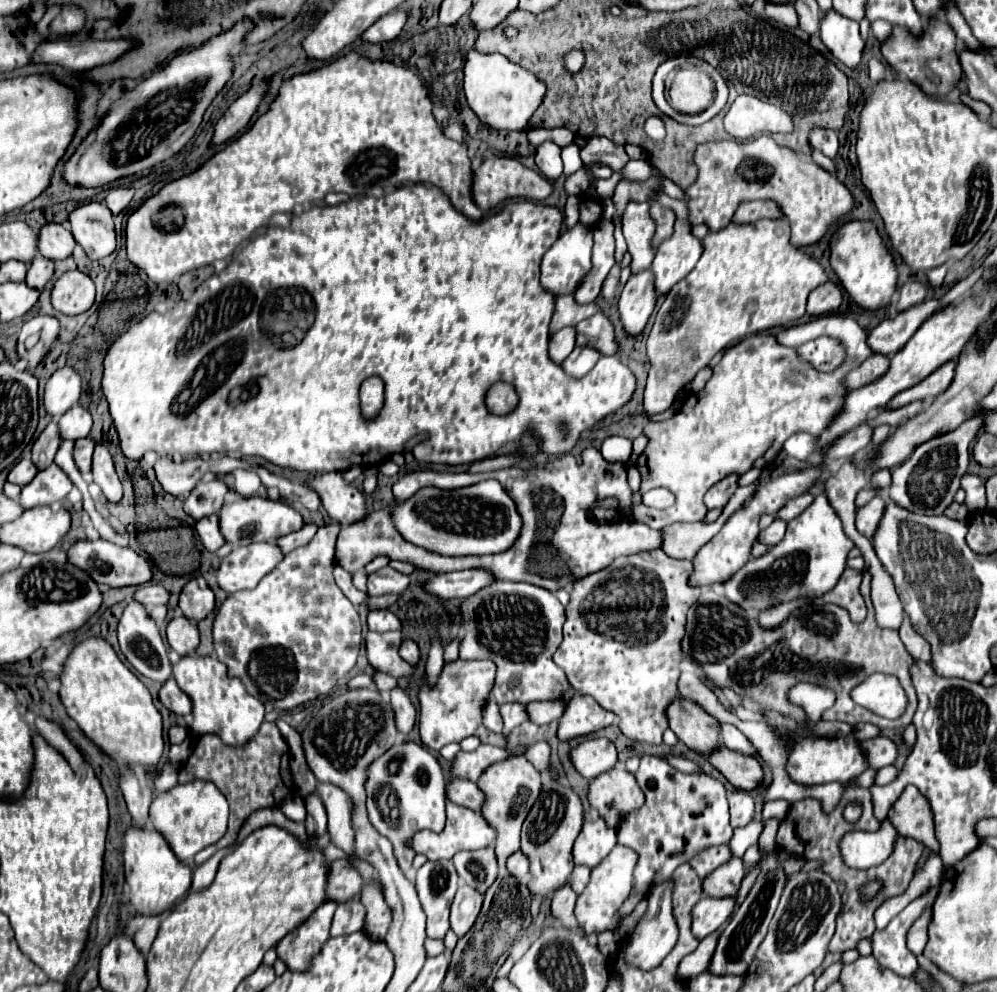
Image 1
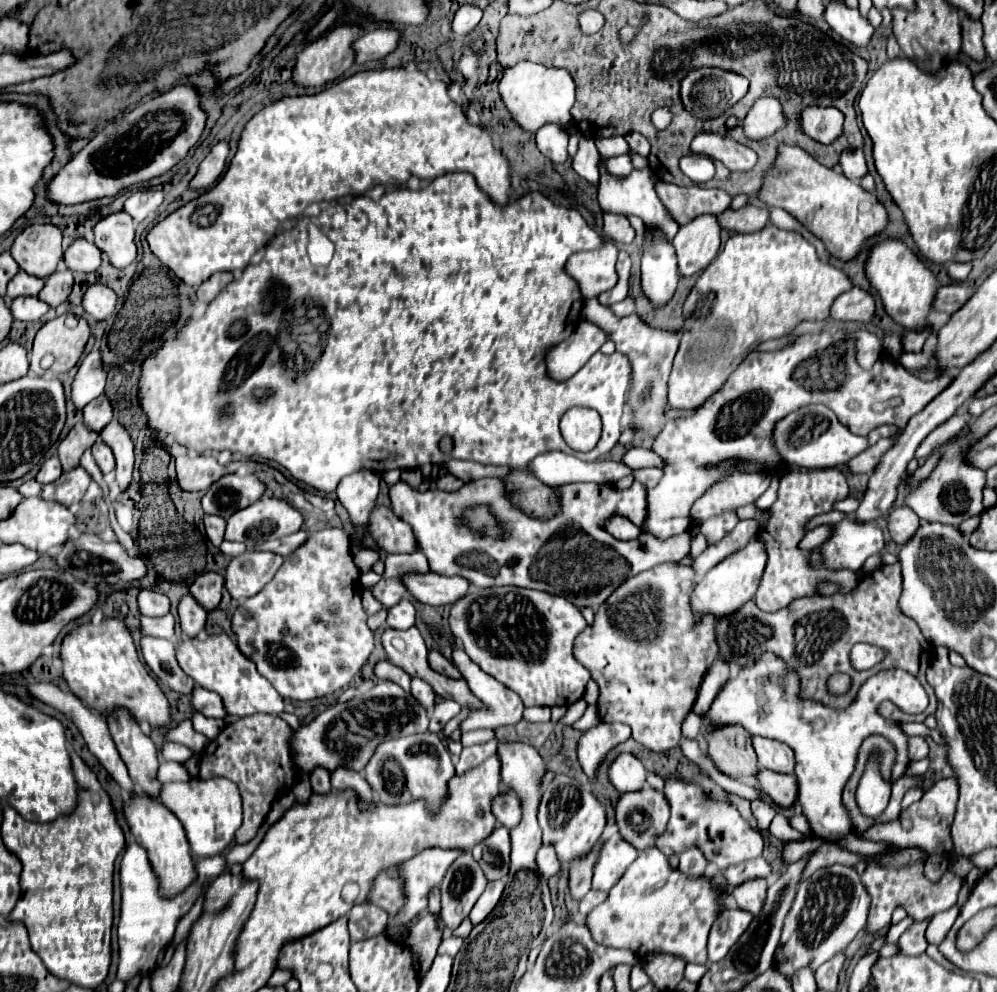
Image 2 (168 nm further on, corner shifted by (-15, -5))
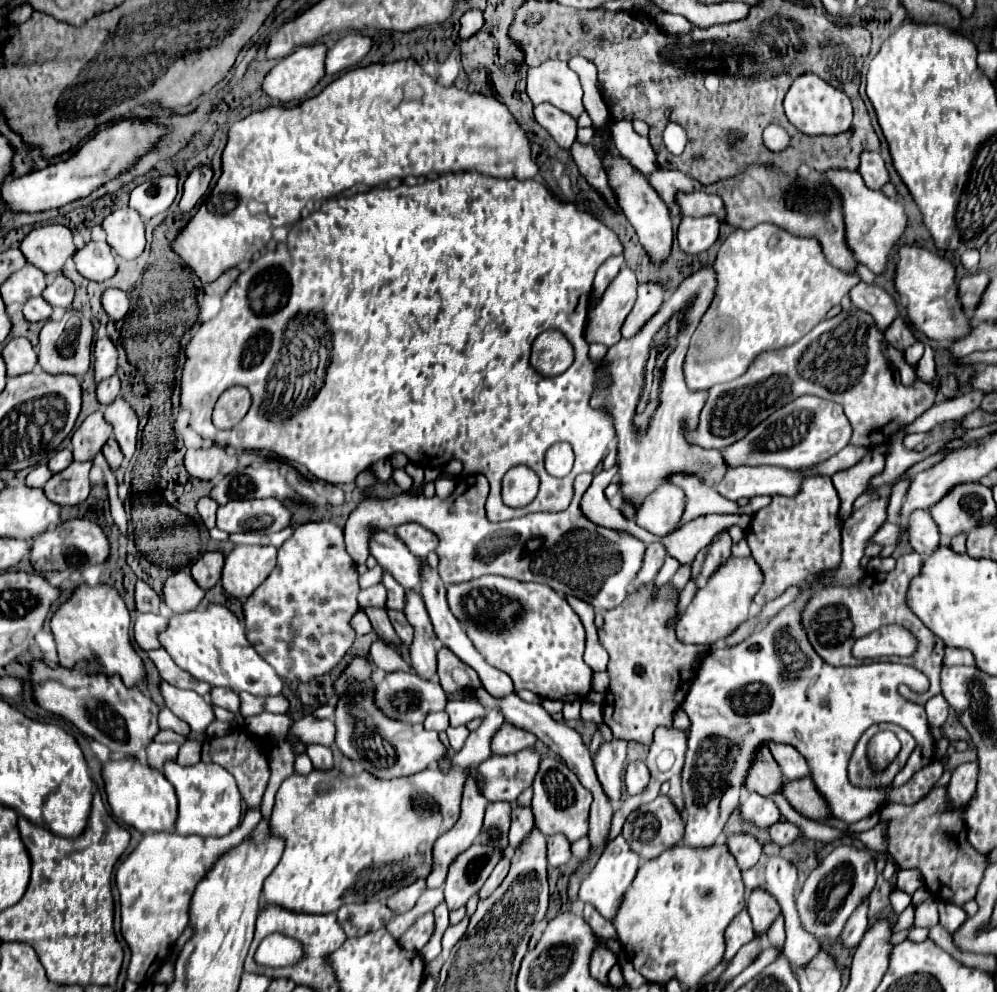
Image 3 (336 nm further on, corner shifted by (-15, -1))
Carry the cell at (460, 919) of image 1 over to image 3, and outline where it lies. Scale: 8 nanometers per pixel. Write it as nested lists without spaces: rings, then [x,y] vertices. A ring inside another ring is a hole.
[[[506,853],[500,861],[498,861],[498,865],[494,867],[494,871],[492,871],[492,875],[486,879],[486,883],[484,883],[484,887],[480,889],[480,893],[478,893],[478,897],[480,899],[486,899],[488,895],[492,895],[492,891],[496,891],[496,887],[500,887],[500,883],[504,881],[504,877],[506,877],[506,873],[508,873],[508,865],[510,865],[510,853]]]

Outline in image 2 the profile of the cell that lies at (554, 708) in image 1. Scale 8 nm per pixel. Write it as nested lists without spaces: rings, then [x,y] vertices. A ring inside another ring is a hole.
[[[590,705],[590,707],[586,709],[586,713],[582,715],[582,719],[578,719],[578,721],[574,723],[574,729],[578,729],[578,731],[588,731],[588,729],[596,727],[598,723],[600,723],[598,709],[596,709],[596,705]]]

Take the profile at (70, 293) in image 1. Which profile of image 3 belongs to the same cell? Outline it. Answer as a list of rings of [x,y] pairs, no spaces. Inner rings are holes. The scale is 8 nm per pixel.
[[[106,289],[102,293],[100,301],[110,319],[124,319],[124,315],[128,313],[128,307],[130,307],[128,293],[124,293],[120,289]]]

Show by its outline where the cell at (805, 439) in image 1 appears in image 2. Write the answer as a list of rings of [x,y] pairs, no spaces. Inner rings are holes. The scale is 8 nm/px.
[[[806,405],[806,407],[800,407],[798,411],[792,411],[784,419],[780,419],[774,425],[772,441],[782,461],[786,461],[788,465],[804,467],[804,469],[836,467],[836,465],[848,463],[852,457],[868,449],[868,439],[850,433],[850,429],[836,419],[834,411],[824,405]]]

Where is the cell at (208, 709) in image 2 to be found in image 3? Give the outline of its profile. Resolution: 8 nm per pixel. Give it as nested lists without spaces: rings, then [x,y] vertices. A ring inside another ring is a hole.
[[[214,687],[210,691],[210,701],[212,701],[212,705],[224,707],[224,709],[228,709],[232,713],[238,713],[238,709],[240,709],[238,695],[234,691],[230,691],[230,689],[224,689],[224,687]]]

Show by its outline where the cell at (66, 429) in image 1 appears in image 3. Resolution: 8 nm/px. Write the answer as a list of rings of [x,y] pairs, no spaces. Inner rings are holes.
[[[116,375],[102,381],[102,383],[98,383],[98,387],[96,387],[96,399],[98,399],[100,405],[114,403],[118,393],[120,393],[120,379]]]

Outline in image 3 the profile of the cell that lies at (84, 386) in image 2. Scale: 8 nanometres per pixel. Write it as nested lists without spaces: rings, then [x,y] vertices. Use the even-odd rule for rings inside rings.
[[[98,337],[94,343],[94,383],[110,379],[116,373],[118,349],[108,337]]]

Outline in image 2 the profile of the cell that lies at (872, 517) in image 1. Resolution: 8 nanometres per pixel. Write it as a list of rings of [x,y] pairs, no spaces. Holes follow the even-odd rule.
[[[906,505],[894,509],[894,511],[890,513],[890,517],[888,517],[890,535],[892,535],[892,539],[894,539],[898,545],[908,543],[908,541],[914,537],[914,533],[918,531],[918,527],[920,527],[918,515],[916,515],[910,507],[906,507]]]

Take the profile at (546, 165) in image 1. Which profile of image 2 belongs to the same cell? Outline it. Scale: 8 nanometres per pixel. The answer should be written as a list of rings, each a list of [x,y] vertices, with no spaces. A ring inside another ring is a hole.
[[[546,123],[536,131],[536,143],[538,149],[552,159],[554,163],[564,163],[568,159],[568,131],[562,125]]]

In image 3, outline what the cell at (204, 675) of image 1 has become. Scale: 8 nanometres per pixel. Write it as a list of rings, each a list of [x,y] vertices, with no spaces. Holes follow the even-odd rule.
[[[200,605],[190,613],[174,615],[168,621],[168,629],[160,633],[160,643],[172,657],[172,661],[212,687],[228,687],[234,693],[248,691],[258,697],[280,695],[284,681],[276,671],[254,651],[244,635],[244,625],[224,605]]]

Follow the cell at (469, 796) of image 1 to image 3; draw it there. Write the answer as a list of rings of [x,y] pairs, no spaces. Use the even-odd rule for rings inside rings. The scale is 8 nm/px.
[[[512,807],[512,825],[510,825],[510,845],[516,847],[522,839],[534,829],[534,815],[530,807]]]

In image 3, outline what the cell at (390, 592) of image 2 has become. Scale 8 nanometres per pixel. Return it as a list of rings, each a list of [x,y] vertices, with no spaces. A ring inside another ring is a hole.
[[[378,583],[376,587],[360,591],[358,603],[360,603],[360,609],[364,609],[368,605],[372,605],[372,607],[384,607],[386,605],[386,587],[382,583]]]

